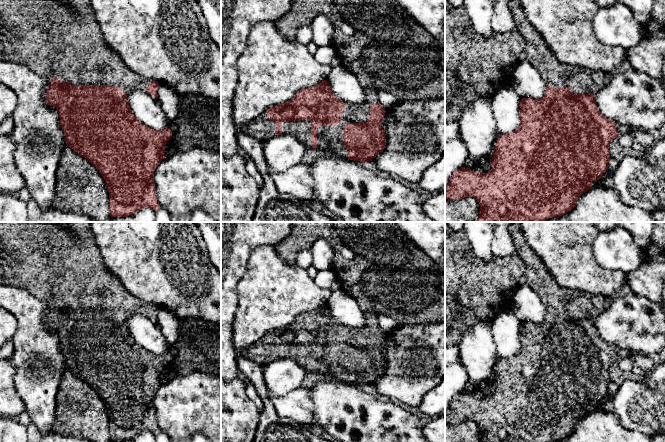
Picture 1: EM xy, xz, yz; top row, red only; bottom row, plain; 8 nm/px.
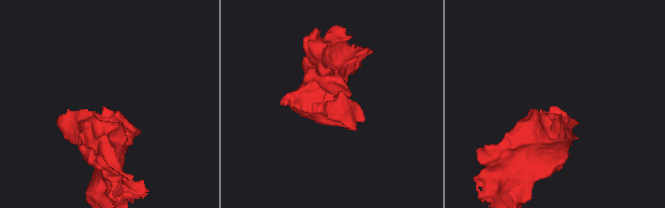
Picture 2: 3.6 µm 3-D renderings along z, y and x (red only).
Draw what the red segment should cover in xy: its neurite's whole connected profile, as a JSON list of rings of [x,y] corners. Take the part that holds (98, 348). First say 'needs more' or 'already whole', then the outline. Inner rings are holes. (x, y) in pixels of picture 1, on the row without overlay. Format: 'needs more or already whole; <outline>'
needs more; [[[0,222],[0,277],[4,279],[3,284],[22,288],[34,297],[51,303],[51,308],[45,319],[46,325],[49,329],[54,330],[59,337],[60,349],[64,356],[66,369],[92,387],[104,402],[109,416],[109,435],[111,441],[127,441],[146,431],[155,435],[161,432],[156,421],[154,395],[165,381],[166,368],[172,361],[172,355],[170,352],[154,354],[143,348],[133,338],[126,323],[127,318],[137,312],[146,314],[157,323],[159,307],[133,296],[106,268],[94,235],[91,232],[89,222],[67,222],[66,226],[61,222]]]

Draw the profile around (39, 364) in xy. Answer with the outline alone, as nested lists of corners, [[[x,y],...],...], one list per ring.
[[[0,284],[0,306],[8,310],[17,322],[17,330],[11,340],[14,353],[10,358],[15,369],[15,389],[24,402],[31,423],[42,433],[49,434],[56,420],[56,395],[67,370],[59,337],[45,322],[51,303],[34,297],[22,288]]]

